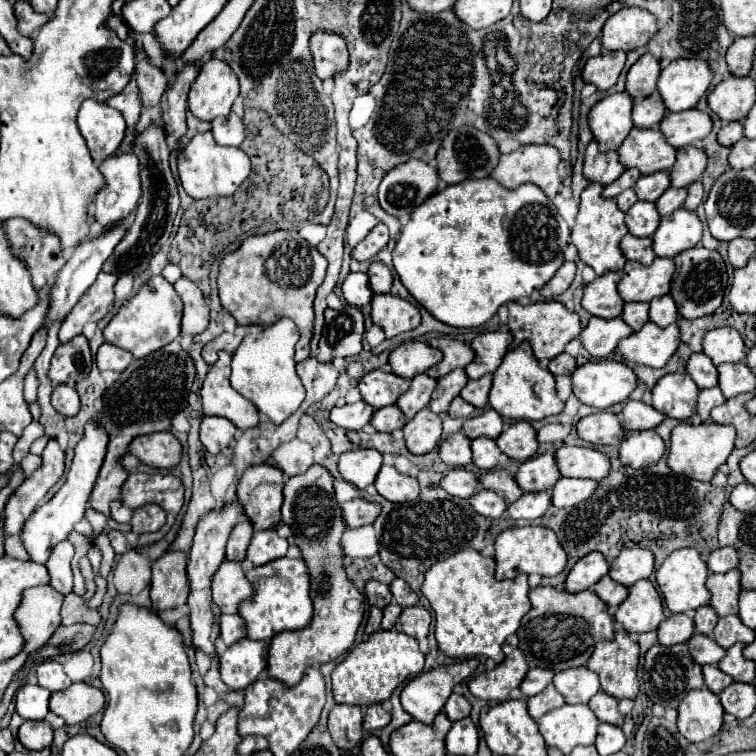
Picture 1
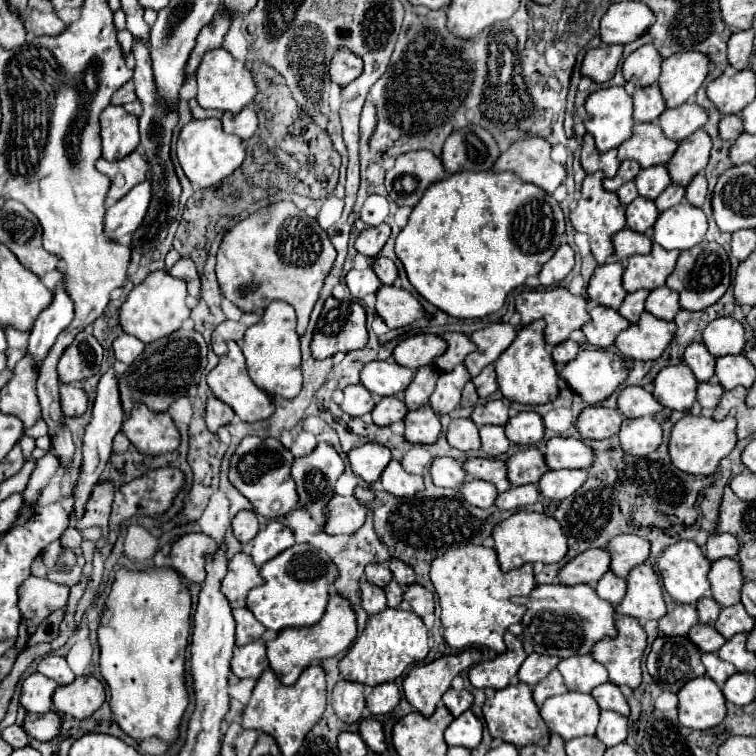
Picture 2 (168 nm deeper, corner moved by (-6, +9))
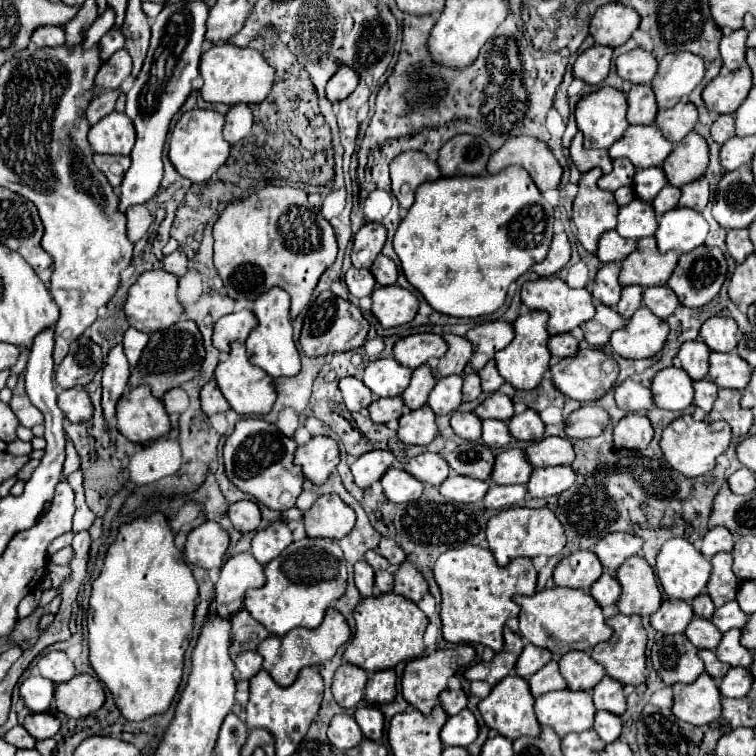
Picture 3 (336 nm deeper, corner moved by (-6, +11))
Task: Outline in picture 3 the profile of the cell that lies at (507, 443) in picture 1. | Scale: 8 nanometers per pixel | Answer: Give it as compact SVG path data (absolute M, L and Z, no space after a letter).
M530 408L522 414L514 414L508 420L508 428L516 440L524 440L524 442L536 442L542 438L540 434L544 434L544 422L540 420L538 412Z

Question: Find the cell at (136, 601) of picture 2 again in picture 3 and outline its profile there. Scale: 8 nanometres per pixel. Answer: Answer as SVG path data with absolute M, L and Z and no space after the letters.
M162 512L136 518L118 528L114 542L106 550L102 572L92 582L86 622L90 664L112 692L116 706L126 720L144 720L152 714L162 714L168 710L182 682L184 654L192 640L196 598L198 584L190 566L182 558L182 552L176 548L174 532Z

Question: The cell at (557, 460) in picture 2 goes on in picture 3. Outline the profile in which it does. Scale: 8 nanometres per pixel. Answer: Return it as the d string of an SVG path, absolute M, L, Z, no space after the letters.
M550 436L550 438L544 438L540 442L530 444L524 450L524 454L534 468L572 464L572 460L574 460L574 448L572 448L570 440L558 438L558 436Z

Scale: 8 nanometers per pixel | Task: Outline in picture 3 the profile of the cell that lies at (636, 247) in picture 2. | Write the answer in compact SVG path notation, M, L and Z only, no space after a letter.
M610 230L600 236L596 256L600 258L600 262L622 262L634 250L636 250L634 240L622 238L616 230Z

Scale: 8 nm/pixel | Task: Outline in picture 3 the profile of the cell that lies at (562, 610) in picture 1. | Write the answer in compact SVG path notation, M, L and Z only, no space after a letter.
M550 588L532 596L516 596L514 600L520 604L520 636L534 646L550 650L554 656L562 656L570 650L590 650L612 636L612 628L604 622L602 608L586 590Z

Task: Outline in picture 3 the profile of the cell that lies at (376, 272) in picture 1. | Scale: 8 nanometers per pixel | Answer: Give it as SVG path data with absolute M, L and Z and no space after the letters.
M380 254L380 256L374 260L370 272L374 274L374 278L376 278L376 282L378 282L380 286L392 286L392 284L396 284L398 268L396 268L396 264L394 264L388 256L384 256L384 254Z

